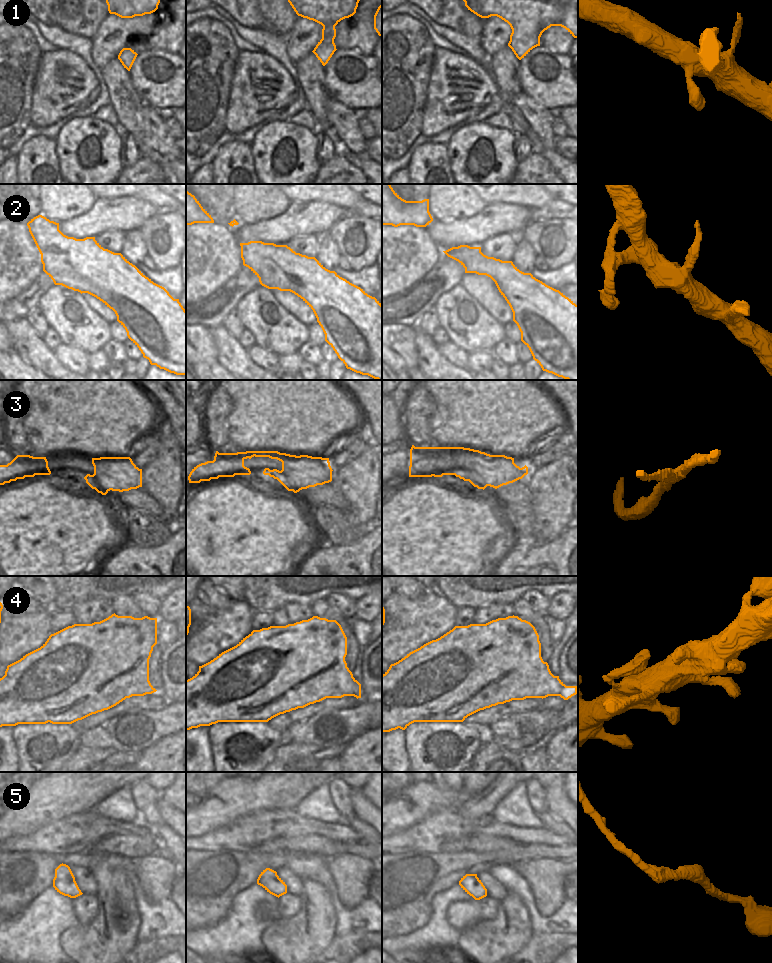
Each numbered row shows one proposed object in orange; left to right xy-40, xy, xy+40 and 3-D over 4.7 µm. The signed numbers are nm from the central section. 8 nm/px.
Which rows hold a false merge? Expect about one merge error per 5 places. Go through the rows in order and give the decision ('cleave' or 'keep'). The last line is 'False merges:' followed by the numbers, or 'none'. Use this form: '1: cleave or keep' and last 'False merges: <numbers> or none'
1: keep
2: keep
3: cleave
4: keep
5: keep
False merges: 3

